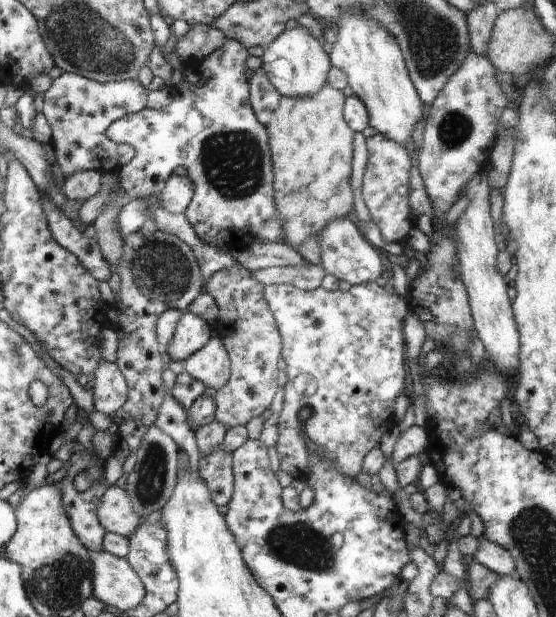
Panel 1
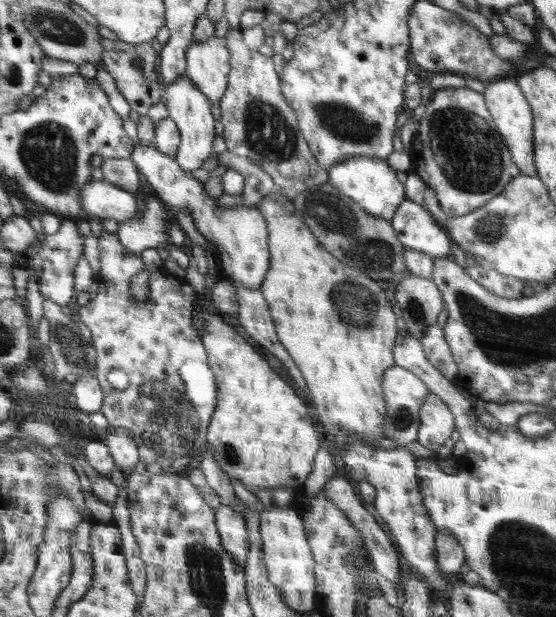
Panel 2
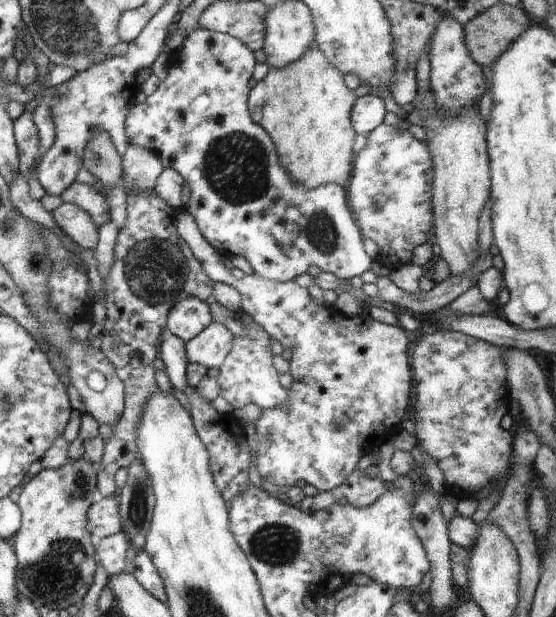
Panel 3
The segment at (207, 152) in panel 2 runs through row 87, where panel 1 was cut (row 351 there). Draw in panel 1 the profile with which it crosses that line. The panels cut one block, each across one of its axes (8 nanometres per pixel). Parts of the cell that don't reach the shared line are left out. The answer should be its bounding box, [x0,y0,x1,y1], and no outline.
[165,310,213,362]

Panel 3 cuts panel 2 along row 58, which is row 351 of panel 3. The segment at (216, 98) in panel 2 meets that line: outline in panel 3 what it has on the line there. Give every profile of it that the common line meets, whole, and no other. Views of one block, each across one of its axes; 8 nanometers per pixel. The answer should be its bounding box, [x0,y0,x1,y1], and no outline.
[185,320,233,369]

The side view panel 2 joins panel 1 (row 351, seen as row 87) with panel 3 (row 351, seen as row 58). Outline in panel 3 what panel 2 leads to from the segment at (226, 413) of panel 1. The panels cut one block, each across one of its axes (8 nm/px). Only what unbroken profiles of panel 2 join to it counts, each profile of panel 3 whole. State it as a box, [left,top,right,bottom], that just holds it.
[217,323,289,411]

